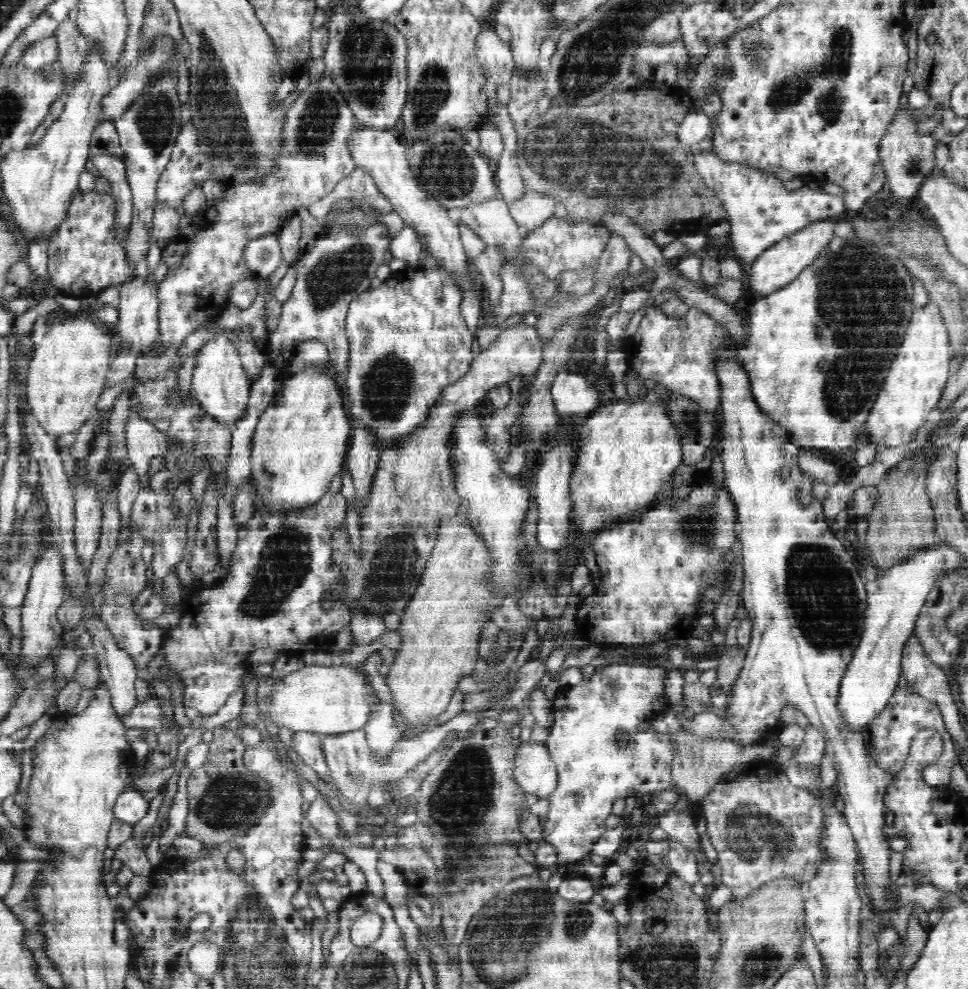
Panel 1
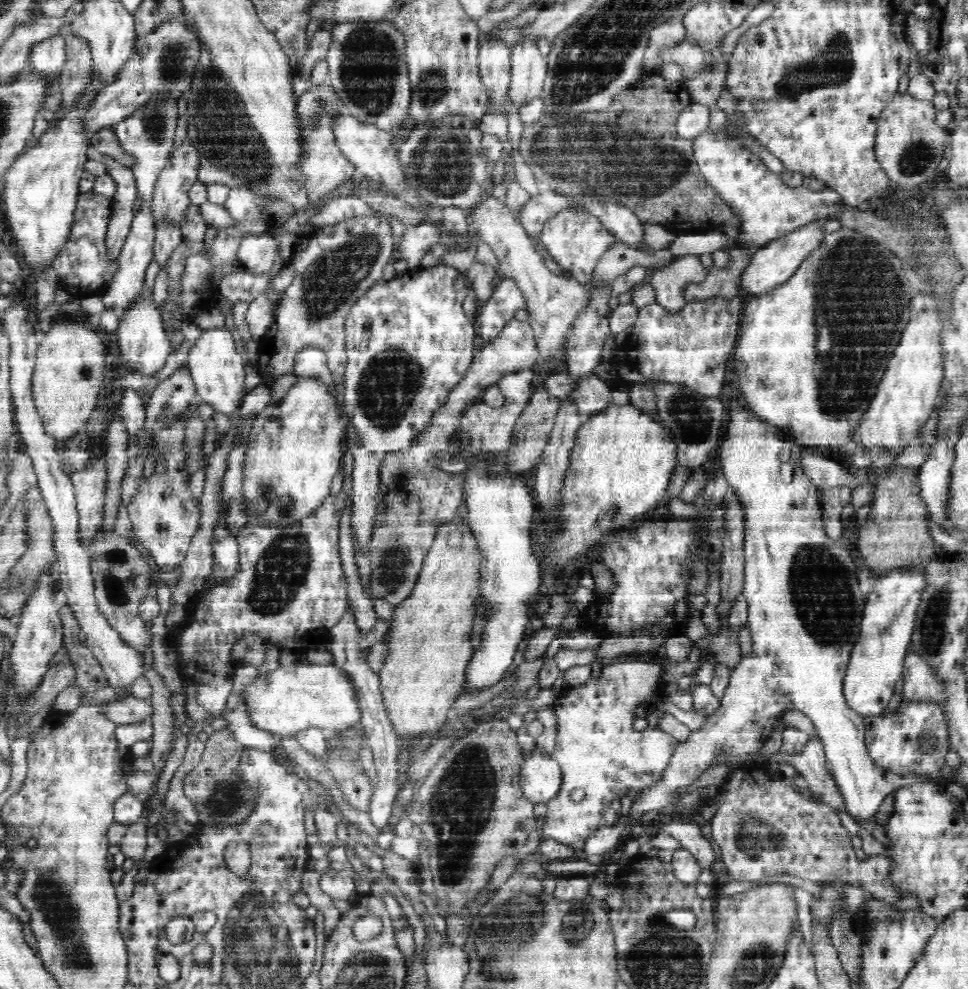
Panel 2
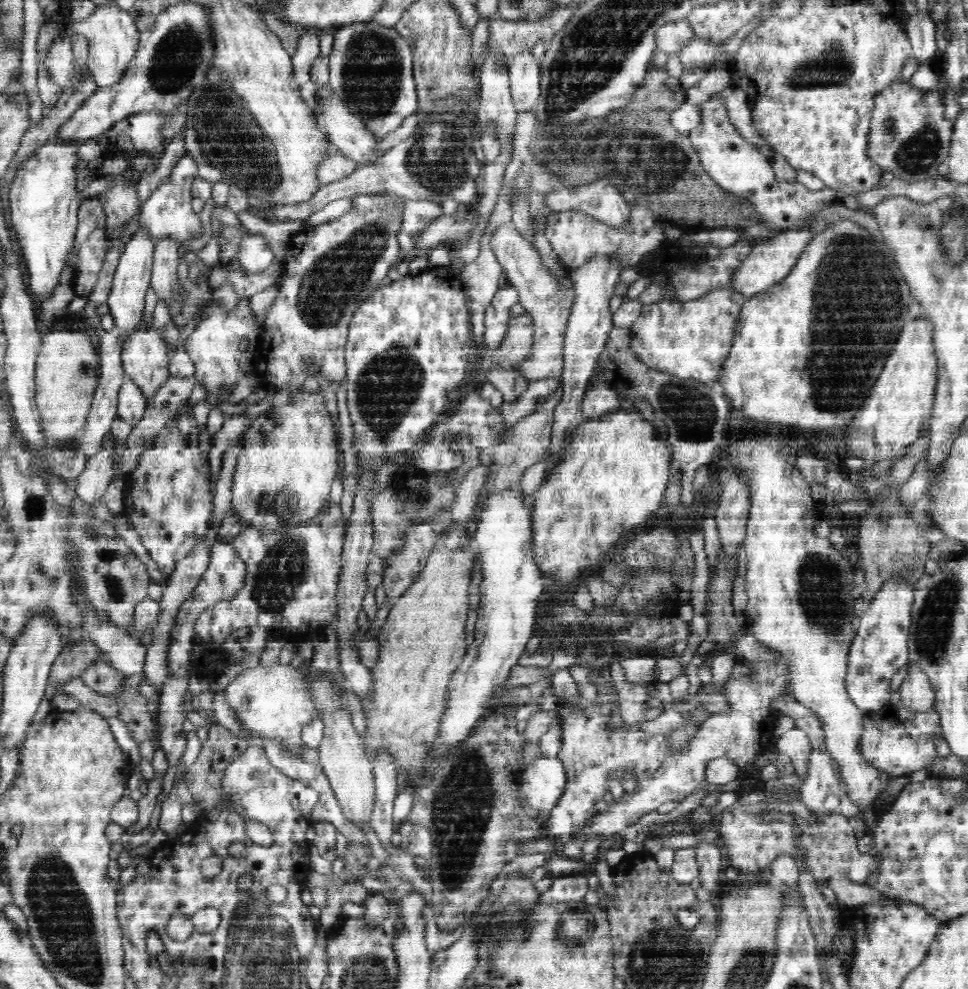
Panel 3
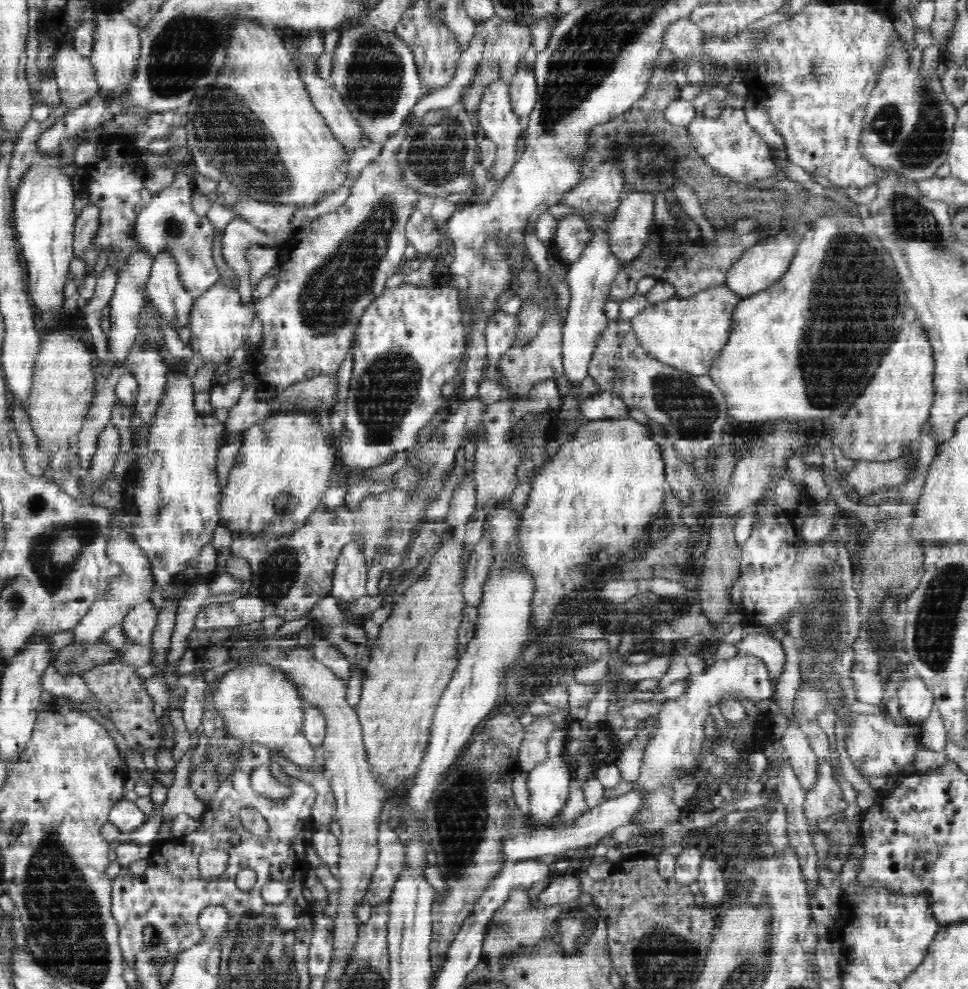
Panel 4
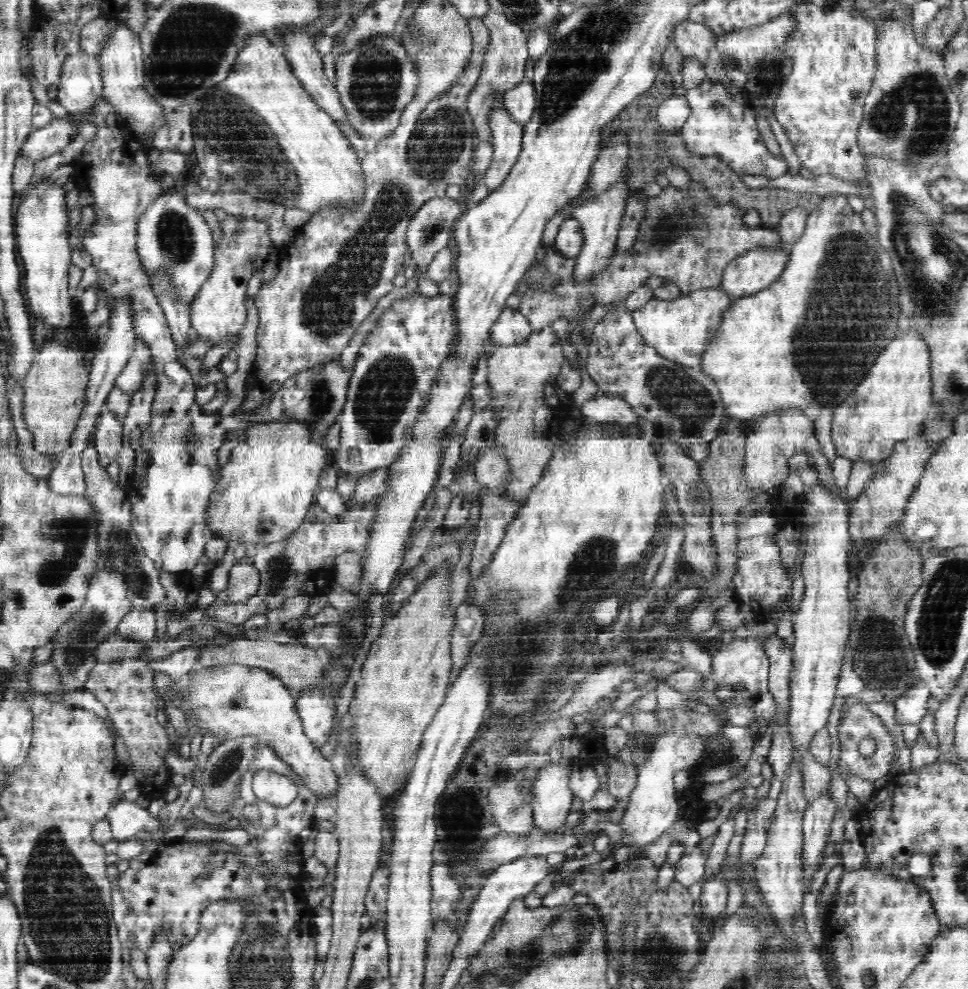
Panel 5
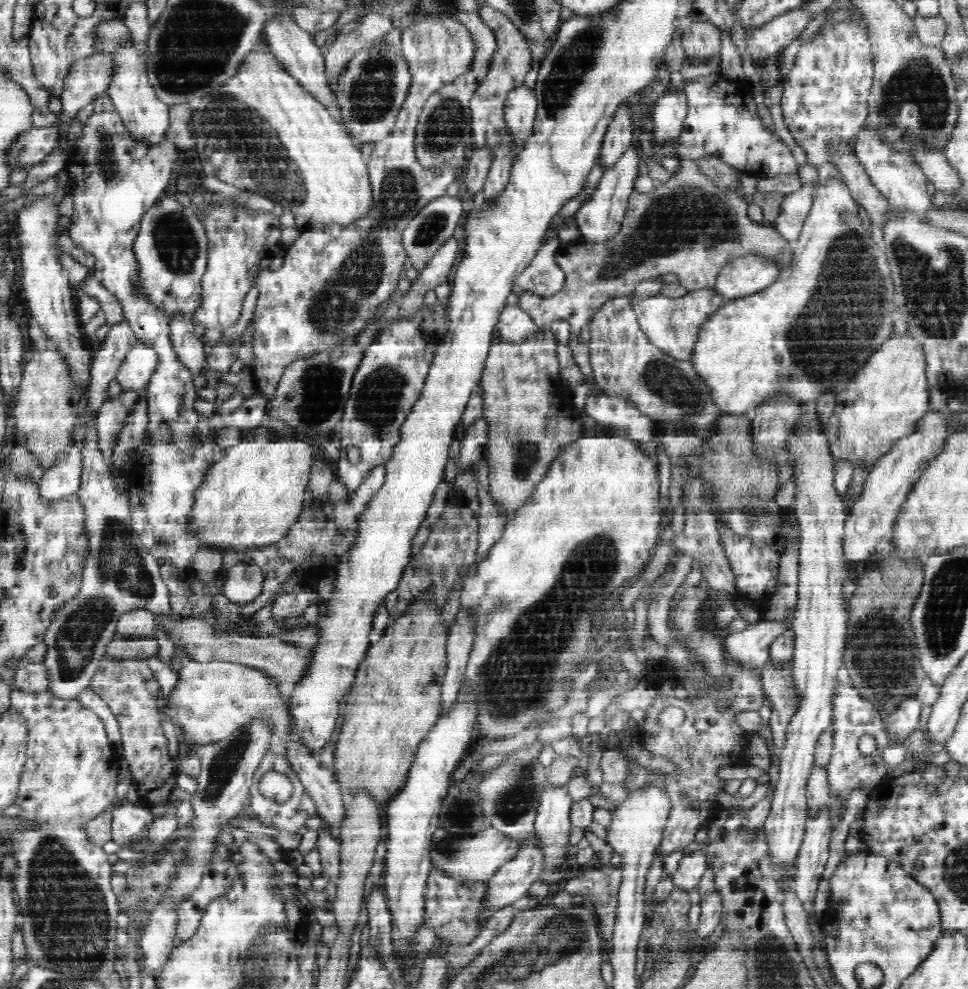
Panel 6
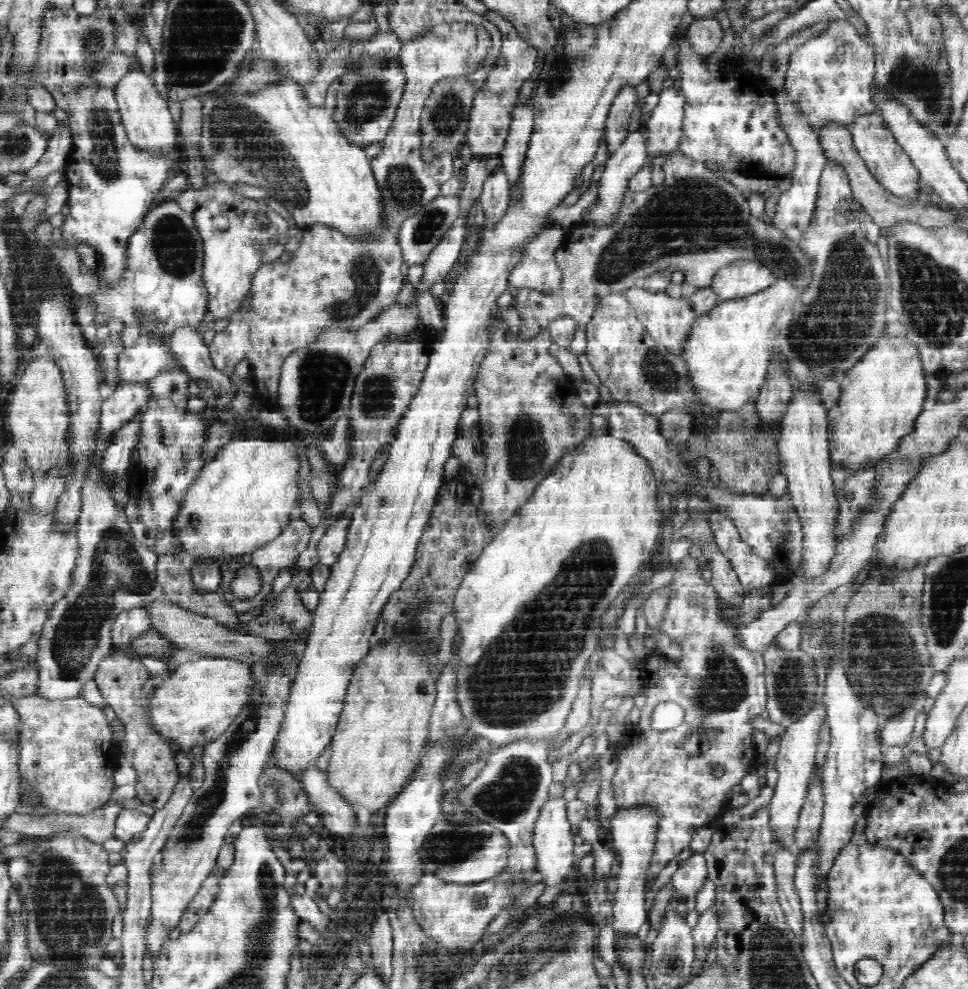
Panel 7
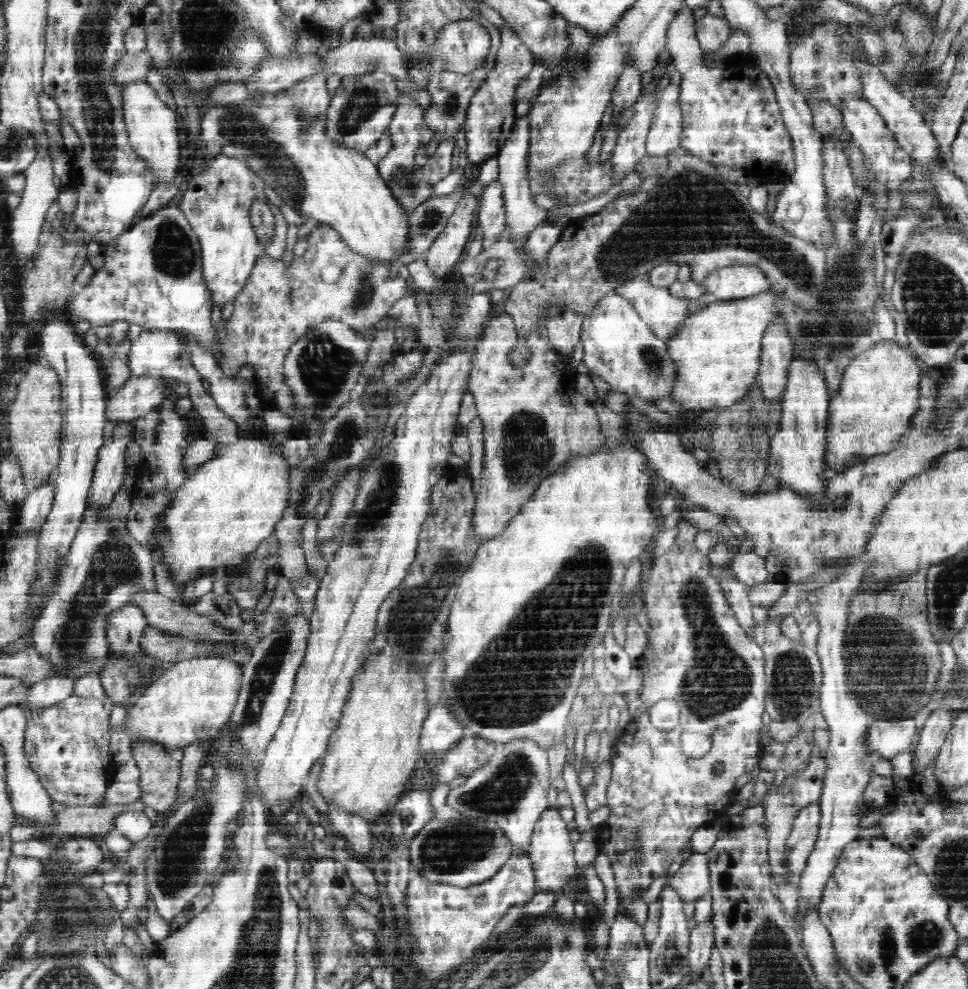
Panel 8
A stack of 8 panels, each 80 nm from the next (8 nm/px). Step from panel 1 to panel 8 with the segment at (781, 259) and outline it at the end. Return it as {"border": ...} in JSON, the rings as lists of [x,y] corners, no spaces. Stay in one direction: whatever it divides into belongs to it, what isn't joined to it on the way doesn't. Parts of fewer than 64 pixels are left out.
{"border":[[[731,265],[718,268],[700,282],[717,301],[750,298],[769,291],[768,281],[756,266]]]}

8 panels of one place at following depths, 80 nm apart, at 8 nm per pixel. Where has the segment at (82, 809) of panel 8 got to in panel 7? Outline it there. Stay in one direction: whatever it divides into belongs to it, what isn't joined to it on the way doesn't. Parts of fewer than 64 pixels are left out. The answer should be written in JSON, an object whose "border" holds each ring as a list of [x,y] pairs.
{"border":[[[108,801],[105,805],[100,806],[100,808],[86,810],[86,812],[53,812],[41,817],[16,812],[7,820],[5,828],[15,830],[16,832],[25,832],[28,839],[49,839],[51,836],[60,833],[76,832],[79,835],[85,836],[88,840],[91,840],[91,843],[102,846],[107,839],[114,836],[116,819],[120,813],[126,810],[128,809],[126,809],[122,803]]]}

